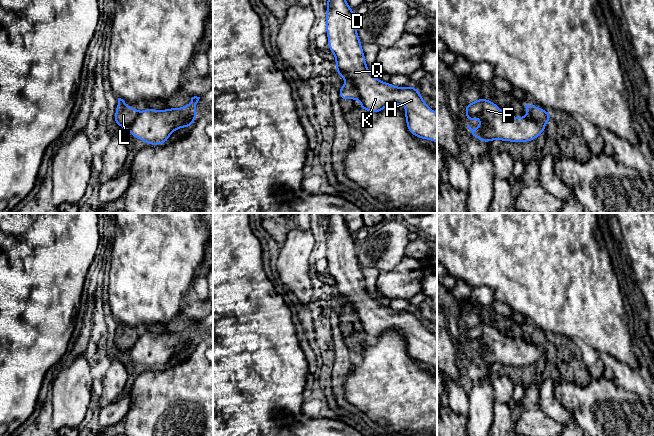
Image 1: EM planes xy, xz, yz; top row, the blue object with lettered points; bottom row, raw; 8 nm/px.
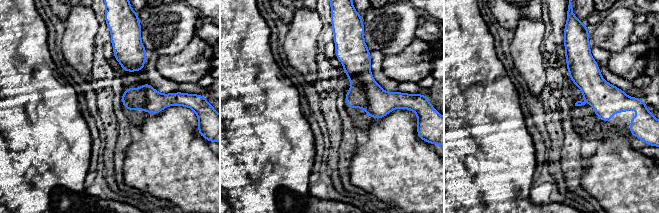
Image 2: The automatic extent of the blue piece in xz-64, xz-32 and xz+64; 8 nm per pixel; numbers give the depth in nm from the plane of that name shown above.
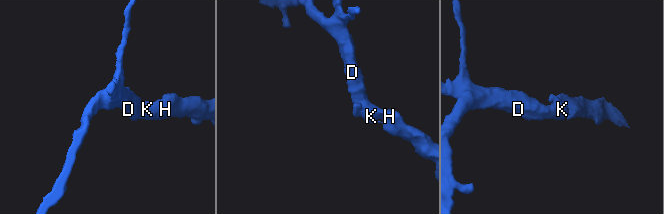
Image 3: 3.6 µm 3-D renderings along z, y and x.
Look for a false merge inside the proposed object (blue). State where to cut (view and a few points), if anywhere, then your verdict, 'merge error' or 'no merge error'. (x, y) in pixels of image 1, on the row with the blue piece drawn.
cut in xz along (347, 81), (355, 87), (359, 98); merge error

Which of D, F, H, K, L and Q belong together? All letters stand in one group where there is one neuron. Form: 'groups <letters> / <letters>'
groups D F H K Q / L

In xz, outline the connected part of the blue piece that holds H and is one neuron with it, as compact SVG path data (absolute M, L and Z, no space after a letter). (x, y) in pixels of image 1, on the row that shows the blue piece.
M328 0L326 9L326 34L328 48L334 54L338 76L354 85L359 93L360 108L372 113L379 113L391 105L406 105L404 110L408 131L419 139L431 140L437 143L437 113L422 99L415 86L398 87L382 82L372 75L366 65L365 54L356 29L357 19L346 0Z

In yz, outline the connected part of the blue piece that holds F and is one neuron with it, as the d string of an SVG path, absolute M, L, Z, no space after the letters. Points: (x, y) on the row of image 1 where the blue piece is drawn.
M478 98L473 103L467 103L465 114L467 121L480 118L480 125L476 130L468 124L467 127L475 138L484 143L495 139L523 143L536 140L540 134L545 133L545 125L532 116L516 118L511 113L502 111L489 99Z

